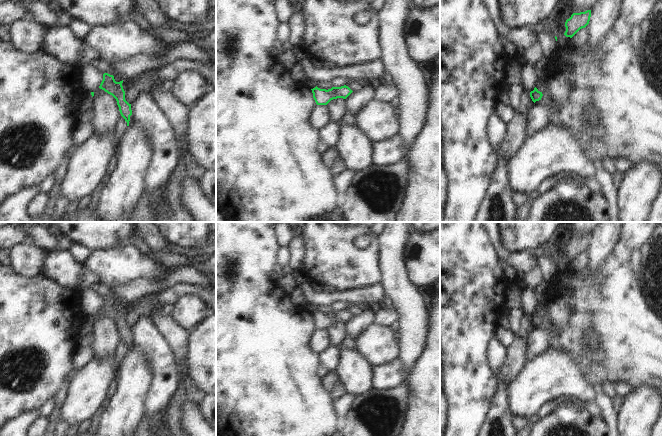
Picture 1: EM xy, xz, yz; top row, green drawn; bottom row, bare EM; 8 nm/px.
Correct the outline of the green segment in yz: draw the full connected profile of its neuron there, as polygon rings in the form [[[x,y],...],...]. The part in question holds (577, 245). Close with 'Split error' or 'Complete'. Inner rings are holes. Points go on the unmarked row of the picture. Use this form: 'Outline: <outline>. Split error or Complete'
Outline: [[[591,234],[573,237],[565,246],[566,255],[564,259],[572,262],[580,253],[585,252],[590,245]]]. Complete

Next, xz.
Outline: [[[346,309],[332,311],[331,313],[320,313],[317,310],[312,314],[313,322],[317,329],[327,329],[331,324],[337,322],[346,323],[353,315]]]. Complete

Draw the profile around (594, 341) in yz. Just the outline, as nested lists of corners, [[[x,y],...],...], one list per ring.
[[[591,328],[589,332],[589,345],[593,350],[597,351],[598,353],[602,351],[599,333],[595,328]]]

